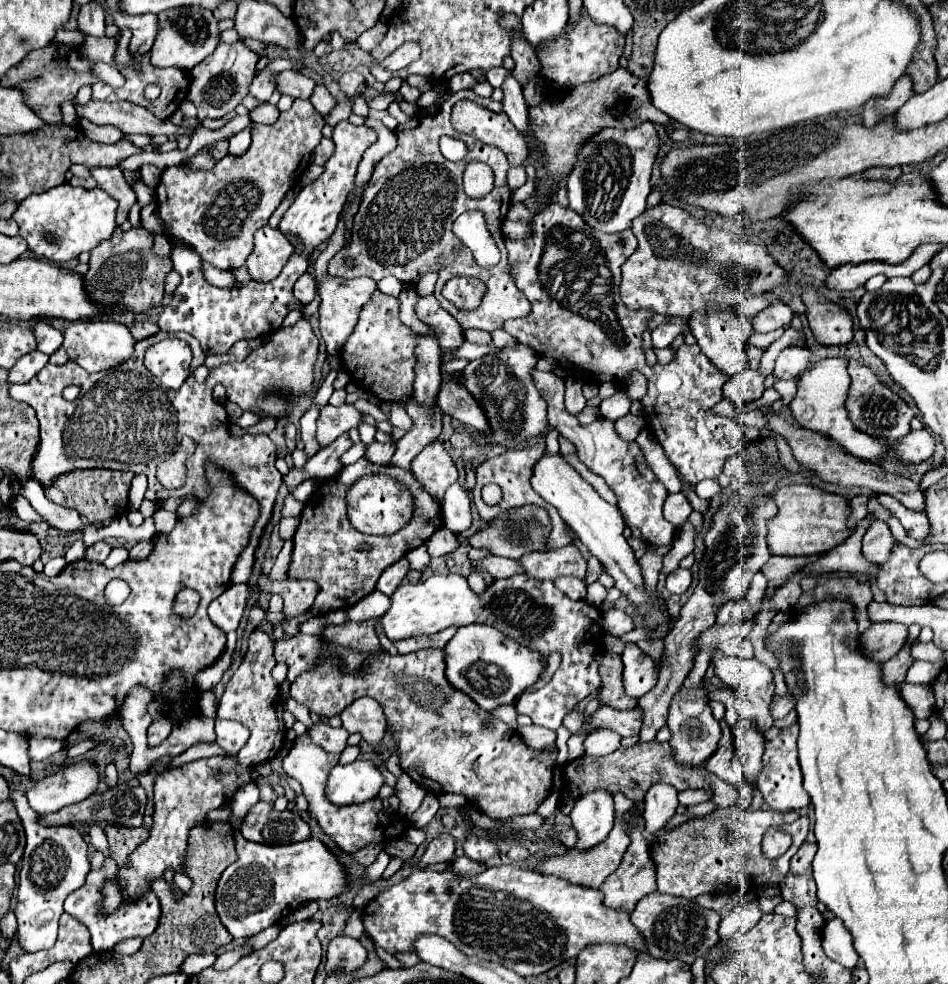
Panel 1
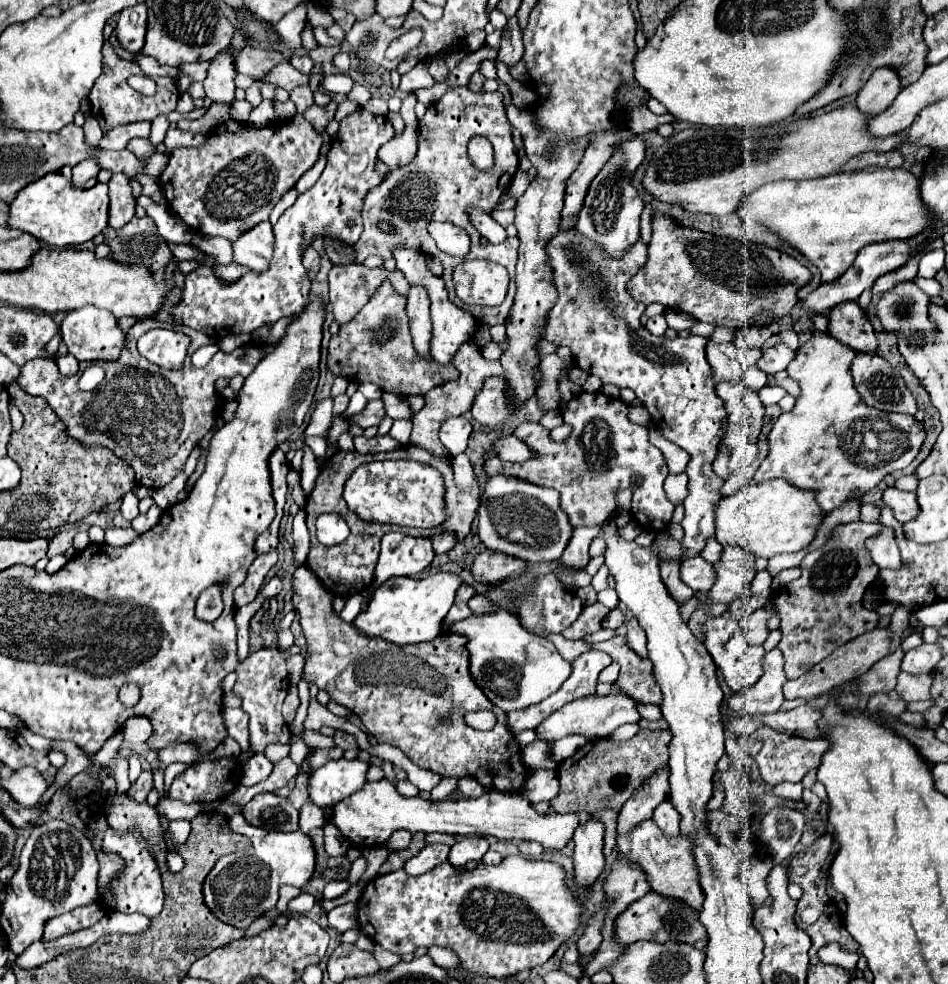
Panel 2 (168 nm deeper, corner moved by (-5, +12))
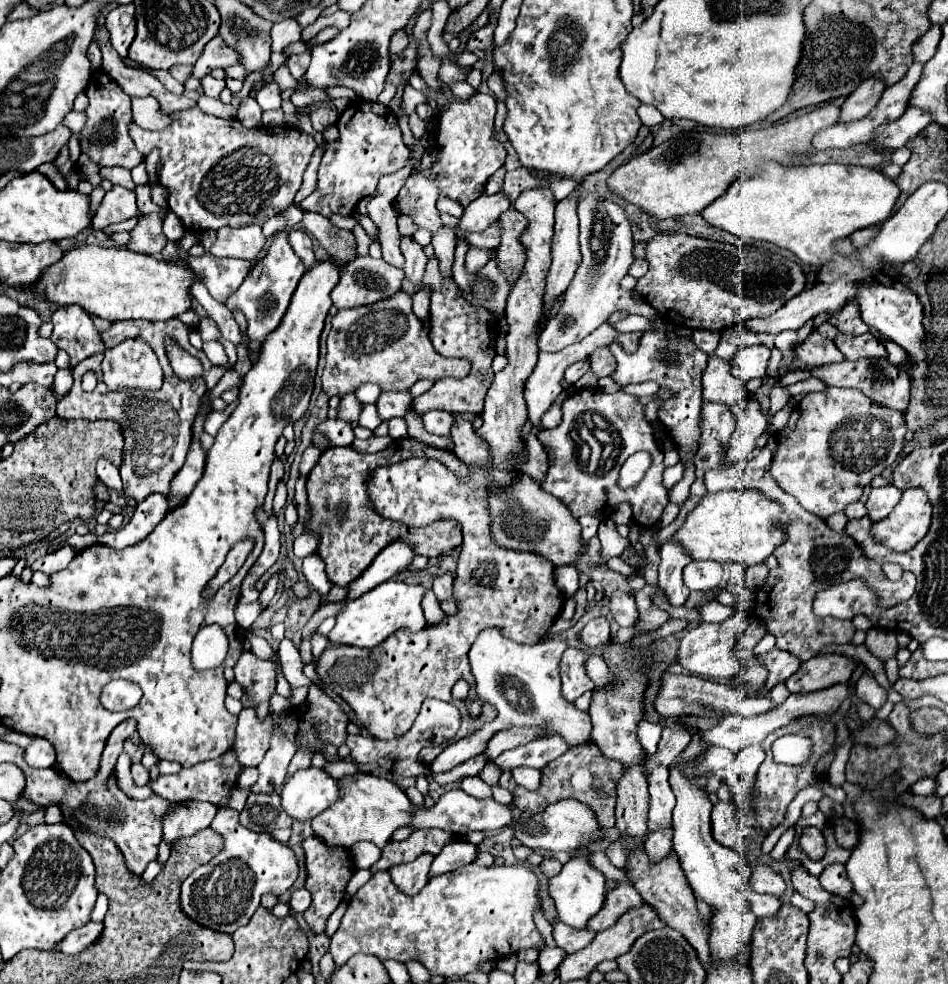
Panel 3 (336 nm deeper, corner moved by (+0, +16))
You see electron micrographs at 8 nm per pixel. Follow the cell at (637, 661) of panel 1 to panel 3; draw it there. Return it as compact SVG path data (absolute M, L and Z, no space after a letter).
M617 590L615 596L611 598L611 604L609 604L611 612L613 612L613 618L623 624L623 626L635 626L637 620L639 620L639 612L637 612L637 604L633 600L631 594L627 592L621 592Z

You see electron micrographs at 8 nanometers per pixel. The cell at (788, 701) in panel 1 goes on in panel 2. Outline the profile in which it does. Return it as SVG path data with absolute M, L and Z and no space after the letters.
M876 628L872 632L866 632L864 636L858 636L856 640L850 640L848 644L836 648L836 652L832 652L832 656L824 658L822 662L818 662L810 672L806 672L804 676L796 678L796 680L788 680L784 684L784 698L786 700L794 700L794 698L802 698L802 700L814 700L818 696L824 696L826 692L830 692L832 688L858 678L860 674L868 672L868 668L872 664L876 664L878 660L882 660L890 650L890 630L888 628Z

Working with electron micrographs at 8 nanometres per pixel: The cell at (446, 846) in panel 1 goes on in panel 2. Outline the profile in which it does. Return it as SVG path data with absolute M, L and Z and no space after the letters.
M428 844L418 856L410 858L404 864L404 870L410 876L420 876L424 872L430 872L432 868L436 868L438 864L448 860L448 852L450 852L450 848L446 844Z

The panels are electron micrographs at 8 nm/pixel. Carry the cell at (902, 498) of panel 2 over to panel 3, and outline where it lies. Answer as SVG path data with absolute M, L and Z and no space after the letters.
M893 484L883 486L883 488L873 488L869 492L869 500L867 500L867 516L873 522L879 522L883 518L889 516L889 512L893 512L893 508L899 504L903 496L903 490L895 488Z

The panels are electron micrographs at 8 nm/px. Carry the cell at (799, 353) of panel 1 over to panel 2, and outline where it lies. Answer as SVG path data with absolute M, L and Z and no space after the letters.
M784 342L774 348L762 348L762 356L756 362L756 366L766 374L776 374L780 370L786 370L786 366L792 362L794 350L790 350Z

